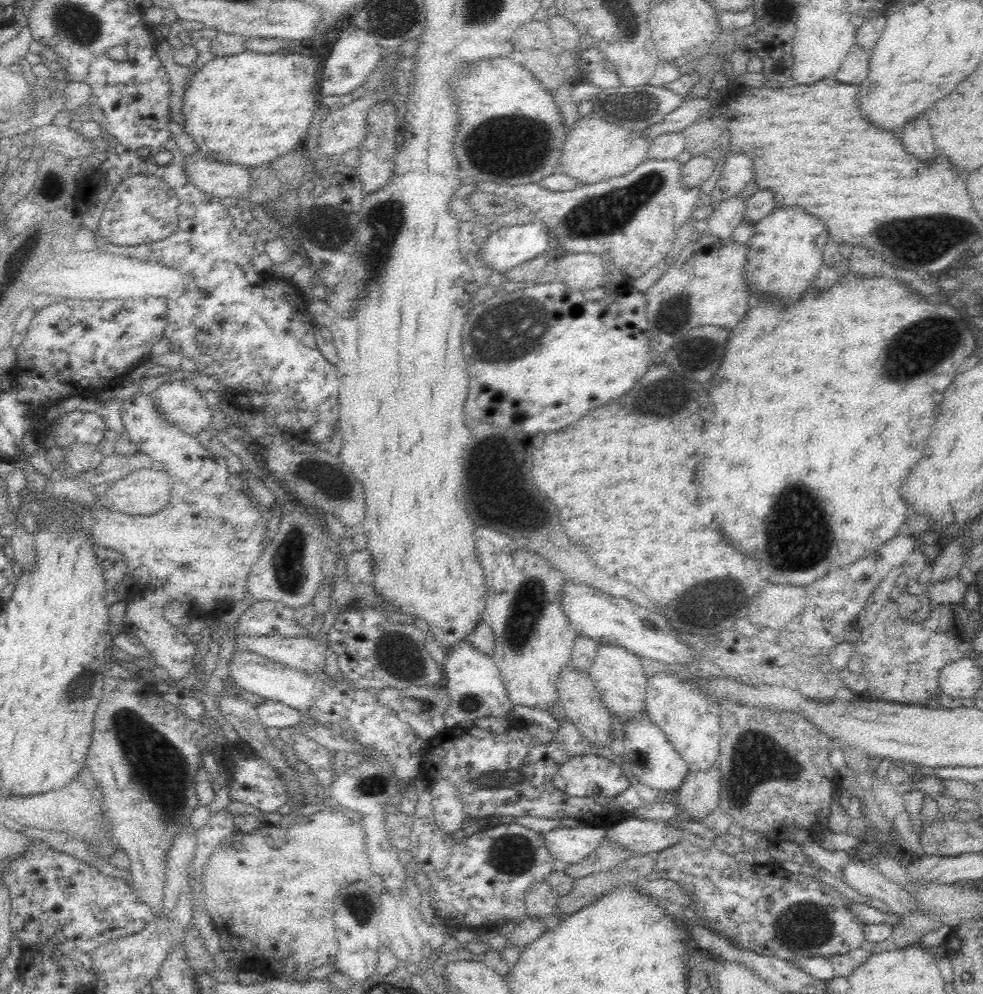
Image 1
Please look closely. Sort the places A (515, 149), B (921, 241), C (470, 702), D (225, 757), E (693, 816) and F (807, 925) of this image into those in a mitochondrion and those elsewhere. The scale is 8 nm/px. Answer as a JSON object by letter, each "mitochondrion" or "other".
{"A":"mitochondrion","B":"mitochondrion","C":"mitochondrion","D":"other","E":"other","F":"mitochondrion"}

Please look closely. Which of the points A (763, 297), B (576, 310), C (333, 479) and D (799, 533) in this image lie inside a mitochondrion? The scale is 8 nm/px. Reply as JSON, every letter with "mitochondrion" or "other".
{"A":"other","B":"other","C":"mitochondrion","D":"mitochondrion"}

